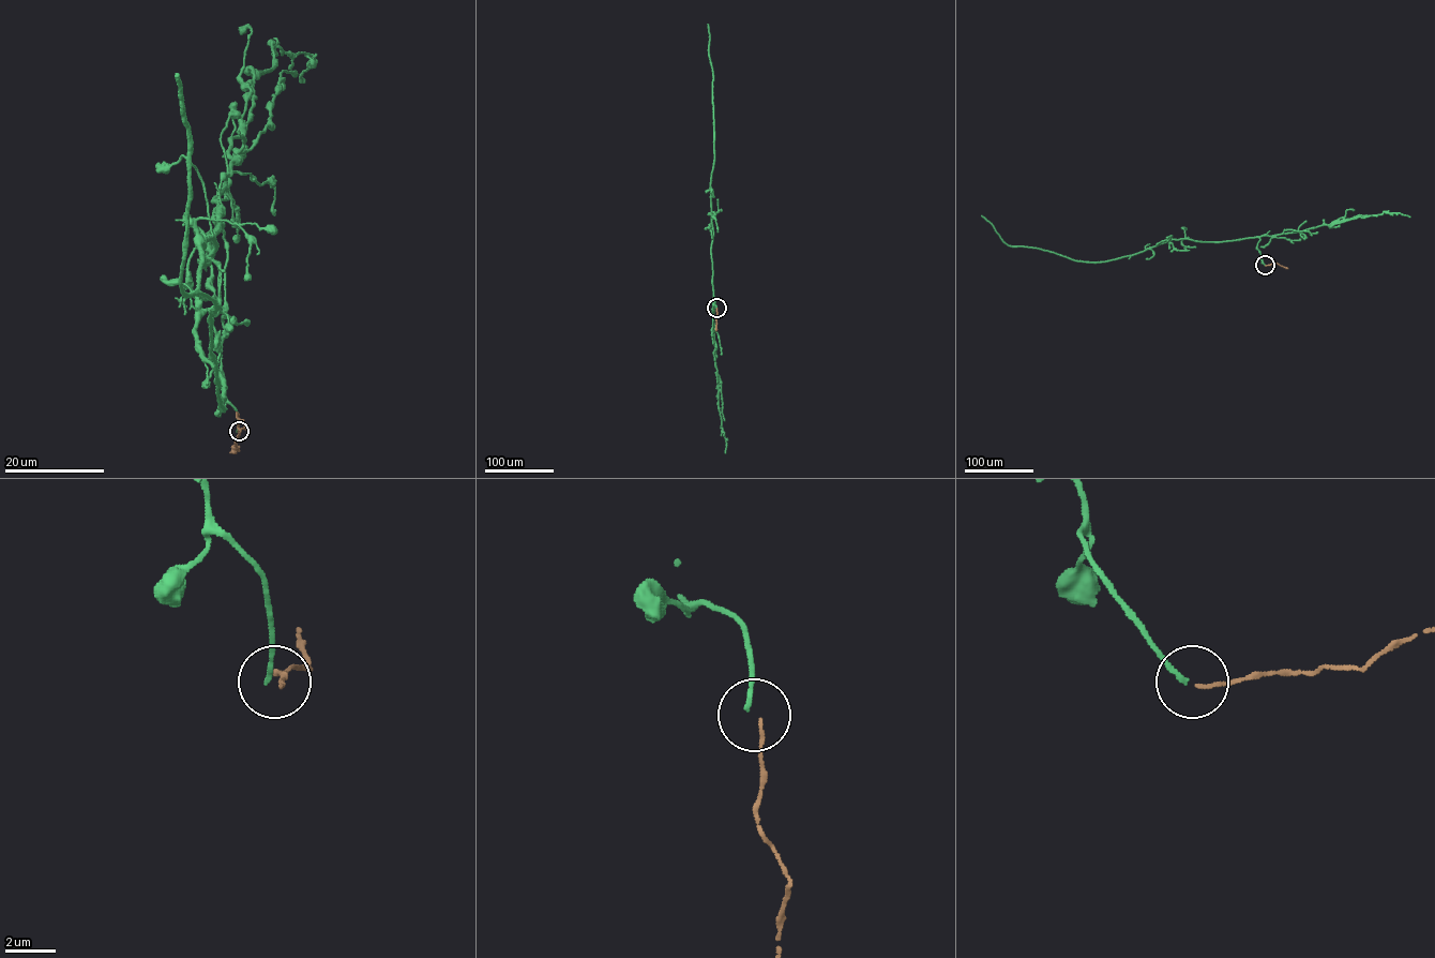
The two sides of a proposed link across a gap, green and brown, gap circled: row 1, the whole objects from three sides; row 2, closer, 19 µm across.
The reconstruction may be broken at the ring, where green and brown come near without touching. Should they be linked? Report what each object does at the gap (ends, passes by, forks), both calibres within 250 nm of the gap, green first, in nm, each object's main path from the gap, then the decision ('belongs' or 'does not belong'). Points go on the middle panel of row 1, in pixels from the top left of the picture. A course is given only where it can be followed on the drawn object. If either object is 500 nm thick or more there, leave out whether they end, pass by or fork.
green ends; brown ends; calibres 200 and 140 nm; course green (716, 308), (711, 247), (713, 79), (708, 25); course brown (716, 308), (716, 330); does not belong

